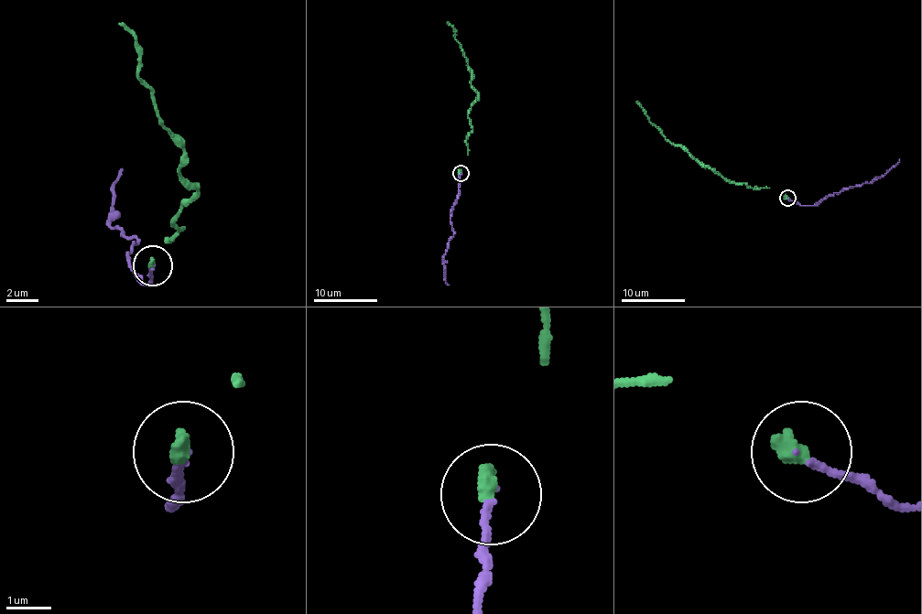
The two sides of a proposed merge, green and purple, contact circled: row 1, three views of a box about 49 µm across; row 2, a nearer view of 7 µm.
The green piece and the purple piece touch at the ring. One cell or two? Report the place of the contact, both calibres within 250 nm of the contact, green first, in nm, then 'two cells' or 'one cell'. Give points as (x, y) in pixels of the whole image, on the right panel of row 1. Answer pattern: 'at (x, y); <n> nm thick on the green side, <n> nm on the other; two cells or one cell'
at (787, 198); 380 nm thick on the green side, 130 nm on the other; one cell

